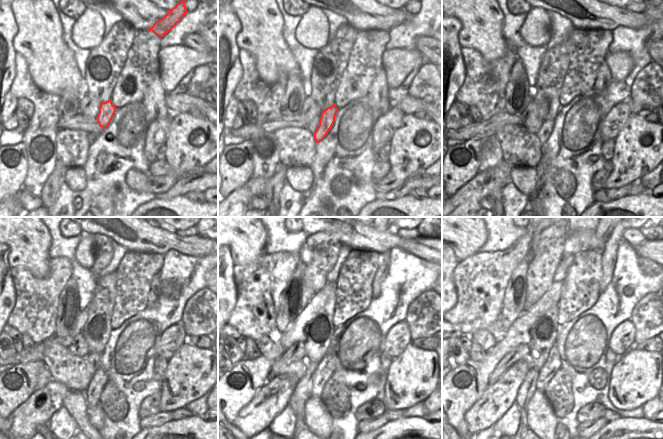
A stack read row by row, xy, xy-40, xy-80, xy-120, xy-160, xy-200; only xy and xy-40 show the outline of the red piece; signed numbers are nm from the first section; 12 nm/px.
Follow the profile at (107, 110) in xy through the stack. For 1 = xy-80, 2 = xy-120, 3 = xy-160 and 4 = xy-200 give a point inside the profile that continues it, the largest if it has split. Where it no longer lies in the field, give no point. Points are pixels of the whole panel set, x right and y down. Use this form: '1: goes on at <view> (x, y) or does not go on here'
1: goes on at xy-80 (543, 134)
2: goes on at xy-120 (93, 359)
3: goes on at xy-160 (303, 389)
4: goes on at xy-200 (527, 389)

